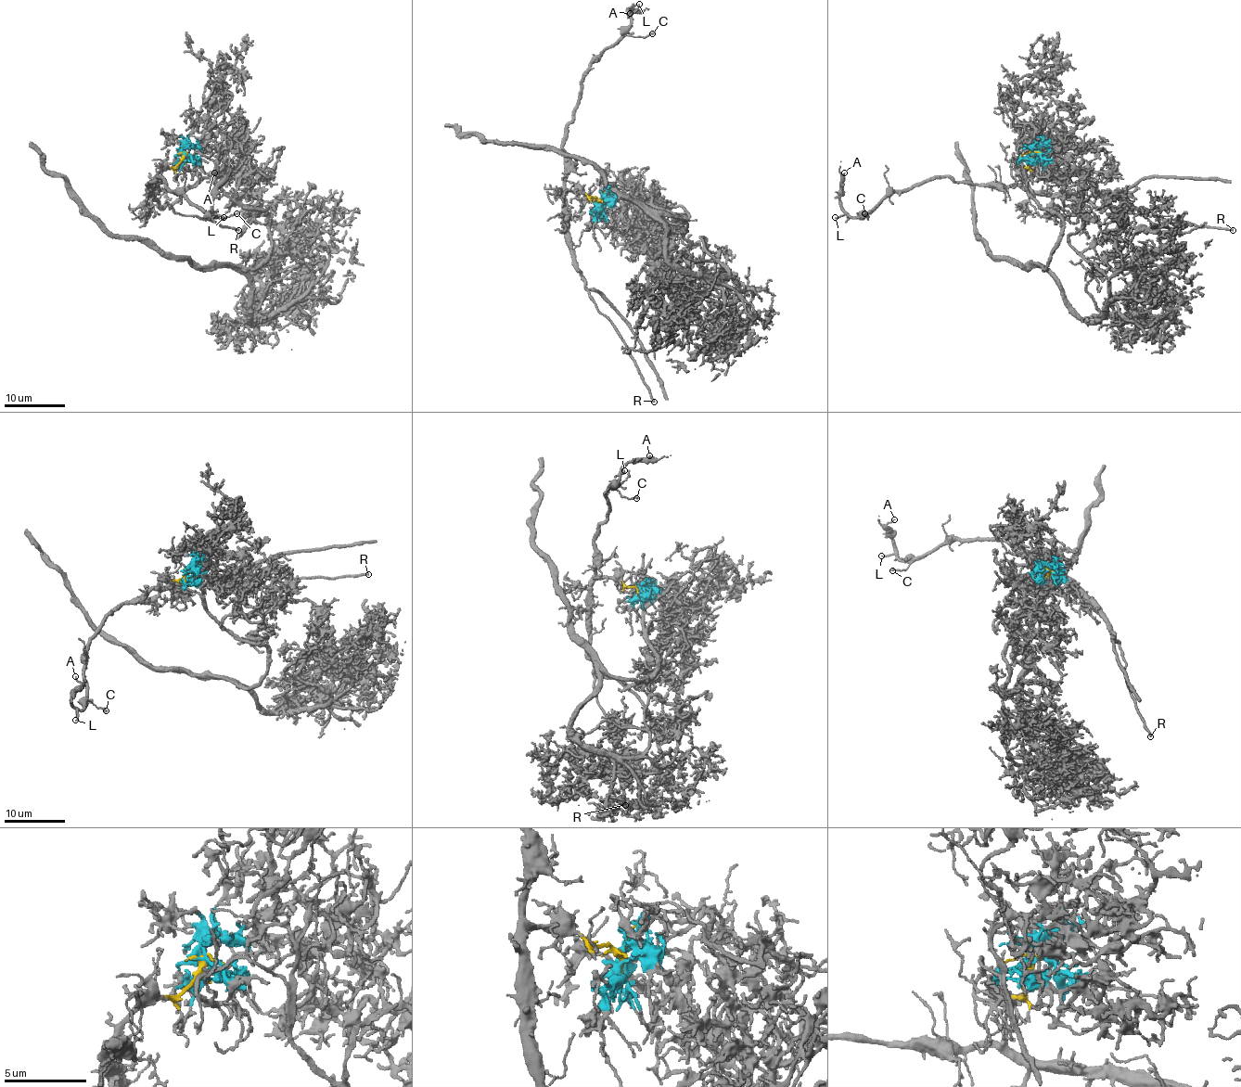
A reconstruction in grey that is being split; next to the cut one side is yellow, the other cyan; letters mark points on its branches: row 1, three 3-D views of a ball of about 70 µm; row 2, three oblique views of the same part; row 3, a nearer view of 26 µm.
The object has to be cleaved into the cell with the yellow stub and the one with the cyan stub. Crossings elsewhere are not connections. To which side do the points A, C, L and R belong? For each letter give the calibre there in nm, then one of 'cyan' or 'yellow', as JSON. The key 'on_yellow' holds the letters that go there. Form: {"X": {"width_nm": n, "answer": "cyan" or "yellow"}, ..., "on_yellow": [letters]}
{"A": {"width_nm": 90, "answer": "yellow"}, "C": {"width_nm": 130, "answer": "yellow"}, "L": {"width_nm": 110, "answer": "yellow"}, "R": {"width_nm": 220, "answer": "yellow"}, "on_yellow": ["A", "C", "L", "R"]}

